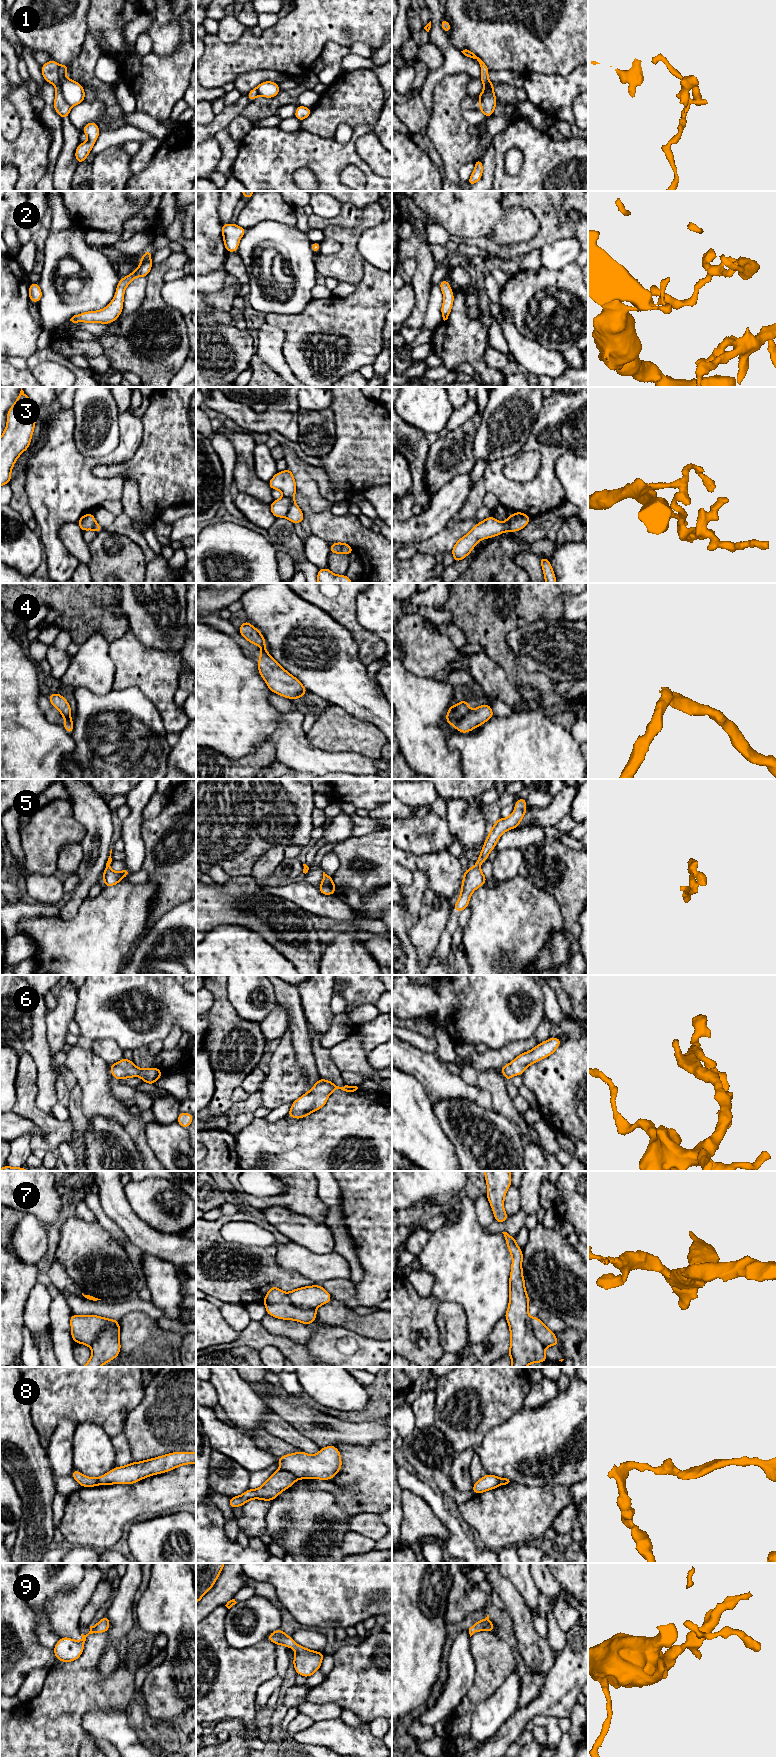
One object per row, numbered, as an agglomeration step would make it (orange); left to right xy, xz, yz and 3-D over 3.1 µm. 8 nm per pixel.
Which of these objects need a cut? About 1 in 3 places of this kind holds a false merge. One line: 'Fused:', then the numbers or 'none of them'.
Fused: 1, 3, 4, 7, 8

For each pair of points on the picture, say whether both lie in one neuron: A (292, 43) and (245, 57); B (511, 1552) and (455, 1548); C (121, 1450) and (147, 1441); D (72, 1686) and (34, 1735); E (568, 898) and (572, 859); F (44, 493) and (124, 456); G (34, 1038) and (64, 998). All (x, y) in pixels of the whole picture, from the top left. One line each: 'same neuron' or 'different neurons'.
A: same neuron
B: different neurons
C: different neurons
D: same neuron
E: same neuron
F: same neuron
G: different neurons

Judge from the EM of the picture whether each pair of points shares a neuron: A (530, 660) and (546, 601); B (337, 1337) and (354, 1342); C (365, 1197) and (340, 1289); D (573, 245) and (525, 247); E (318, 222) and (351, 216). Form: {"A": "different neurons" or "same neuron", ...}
{"A": "different neurons", "B": "same neuron", "C": "different neurons", "D": "different neurons", "E": "same neuron"}

